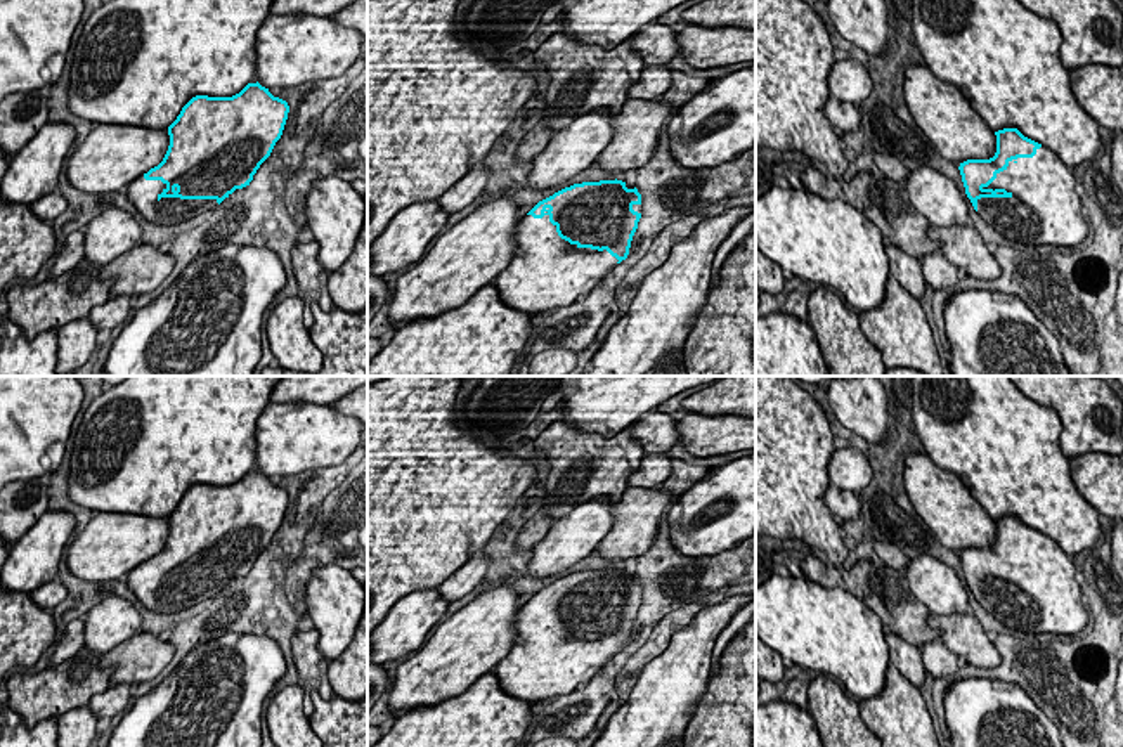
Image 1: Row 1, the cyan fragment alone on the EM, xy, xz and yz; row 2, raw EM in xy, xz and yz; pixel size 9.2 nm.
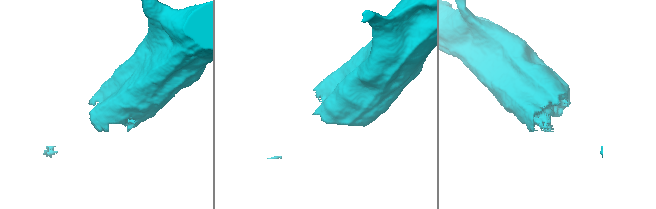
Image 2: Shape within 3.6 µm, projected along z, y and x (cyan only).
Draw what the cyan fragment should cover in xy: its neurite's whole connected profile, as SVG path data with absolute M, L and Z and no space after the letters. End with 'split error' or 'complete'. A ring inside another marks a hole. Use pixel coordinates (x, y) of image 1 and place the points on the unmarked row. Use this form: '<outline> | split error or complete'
M258 470L248 471L232 485L192 485L168 515L170 534L163 549L128 572L127 584L130 591L154 614L177 614L217 596L236 577L250 574L253 563L281 527L288 501L288 490L274 485L269 477Z | split error

